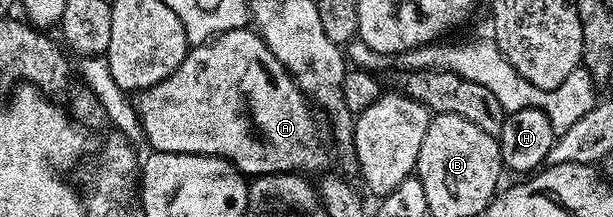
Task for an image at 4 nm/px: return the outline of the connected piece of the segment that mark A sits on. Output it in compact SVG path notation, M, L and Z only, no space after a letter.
M250 27L220 32L206 44L194 45L184 61L167 78L134 97L142 135L157 152L184 152L220 156L244 176L276 174L319 174L330 162L323 132L315 121L312 105L295 84L287 68L270 52L259 33Z

